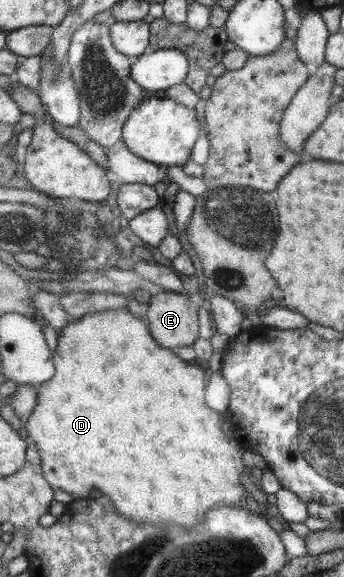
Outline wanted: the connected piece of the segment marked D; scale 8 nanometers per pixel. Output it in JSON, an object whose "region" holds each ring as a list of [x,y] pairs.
{"region":[[[115,309],[93,311],[84,314],[80,319],[68,320],[56,338],[57,345],[52,352],[54,364],[53,376],[42,382],[35,391],[35,402],[28,412],[27,420],[23,423],[25,434],[36,444],[43,478],[54,490],[59,488],[70,494],[73,499],[85,498],[93,489],[99,491],[102,496],[108,498],[119,516],[131,518],[139,524],[159,524],[159,522],[171,522],[179,526],[195,526],[195,522],[203,522],[206,512],[213,507],[224,507],[237,504],[239,496],[245,496],[245,492],[239,486],[239,474],[244,472],[244,464],[239,460],[239,450],[235,442],[229,442],[223,432],[219,430],[219,415],[211,410],[203,402],[203,390],[205,390],[205,376],[195,364],[185,362],[175,354],[175,350],[161,348],[147,332],[145,324],[135,318],[127,309]]]}

